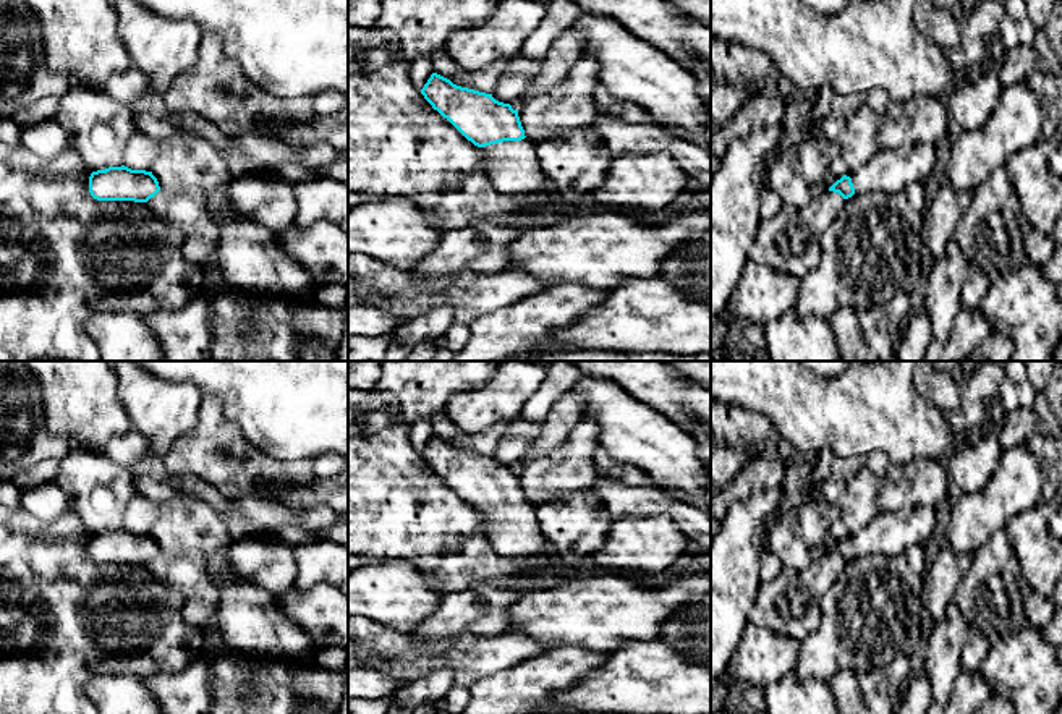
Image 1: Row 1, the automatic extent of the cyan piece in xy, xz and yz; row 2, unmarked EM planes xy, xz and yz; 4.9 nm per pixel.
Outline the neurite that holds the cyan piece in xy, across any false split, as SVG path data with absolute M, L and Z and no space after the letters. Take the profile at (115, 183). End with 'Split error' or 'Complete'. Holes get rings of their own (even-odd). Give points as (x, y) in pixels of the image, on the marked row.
M125 165L92 172L89 193L97 201L147 202L160 191L152 172L131 170Z. Complete

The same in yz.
M928 142L908 144L898 149L877 151L874 157L850 176L843 175L829 191L843 199L855 193L879 193L887 201L900 199L911 183L924 183L936 167L936 146Z. Split error

